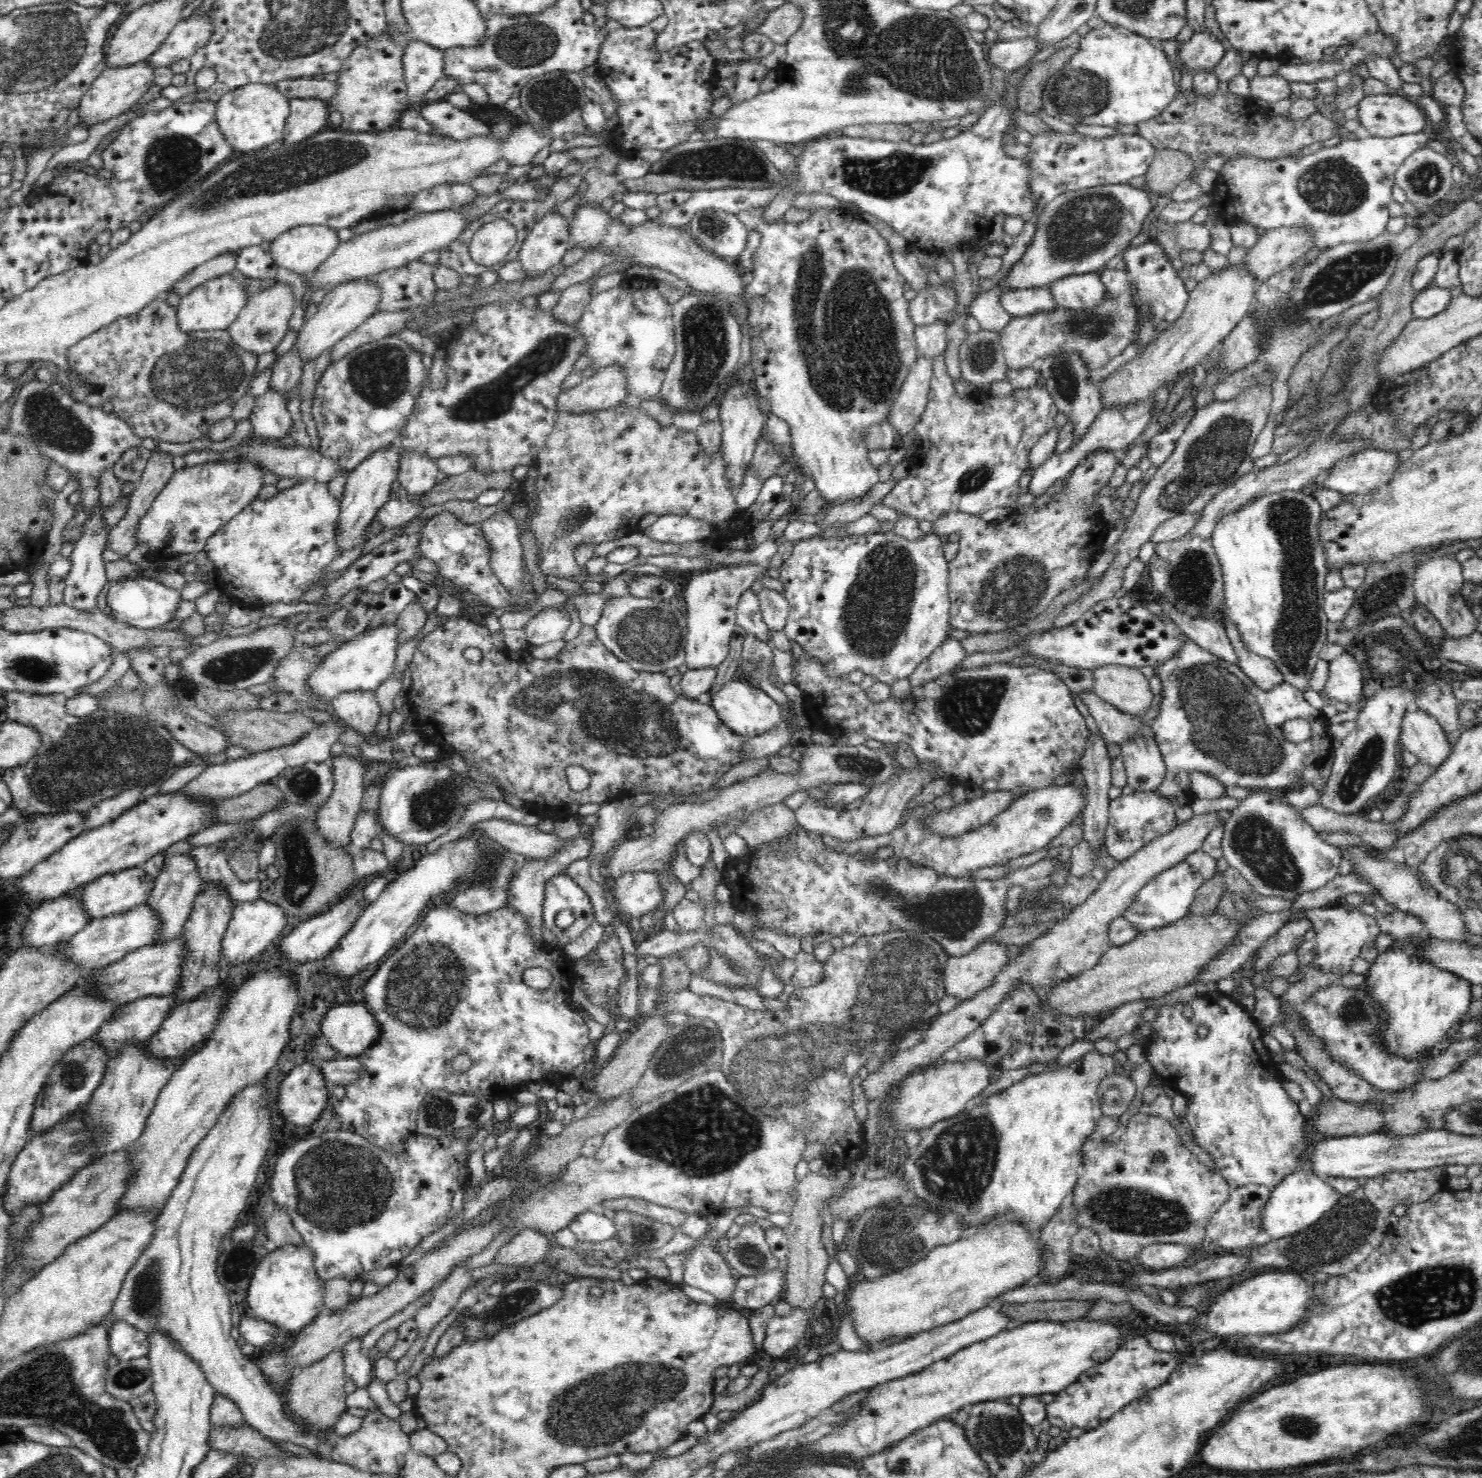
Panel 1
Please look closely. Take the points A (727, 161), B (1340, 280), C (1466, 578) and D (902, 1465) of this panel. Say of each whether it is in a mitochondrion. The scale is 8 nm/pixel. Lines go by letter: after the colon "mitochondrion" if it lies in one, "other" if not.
A: mitochondrion
B: mitochondrion
C: other
D: mitochondrion

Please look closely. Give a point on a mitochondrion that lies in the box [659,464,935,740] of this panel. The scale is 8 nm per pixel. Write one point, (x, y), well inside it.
(878, 608)

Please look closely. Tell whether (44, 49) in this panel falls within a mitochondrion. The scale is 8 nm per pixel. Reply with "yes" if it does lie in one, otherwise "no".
yes

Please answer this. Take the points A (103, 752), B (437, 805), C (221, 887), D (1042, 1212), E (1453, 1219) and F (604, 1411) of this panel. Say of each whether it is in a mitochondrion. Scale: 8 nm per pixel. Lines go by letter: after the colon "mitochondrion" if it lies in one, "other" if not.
A: mitochondrion
B: mitochondrion
C: other
D: other
E: other
F: mitochondrion

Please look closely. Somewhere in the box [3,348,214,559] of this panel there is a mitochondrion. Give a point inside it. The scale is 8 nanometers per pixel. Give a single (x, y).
(50, 421)

